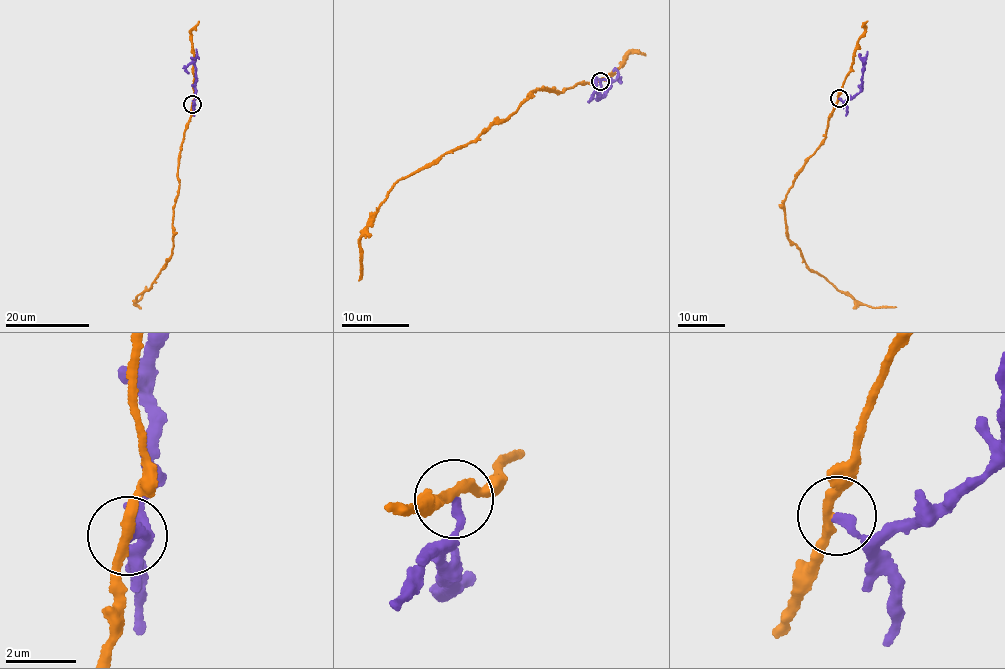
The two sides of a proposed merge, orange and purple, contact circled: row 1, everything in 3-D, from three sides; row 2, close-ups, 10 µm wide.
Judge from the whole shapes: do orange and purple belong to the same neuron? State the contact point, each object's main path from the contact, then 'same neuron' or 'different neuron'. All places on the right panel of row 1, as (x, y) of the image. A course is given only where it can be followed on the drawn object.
at (839, 98); orange runs (838, 97), (824, 141), (784, 202), (787, 237), (800, 249), (806, 267), (834, 288), (864, 304), (896, 306); purple runs (839, 98), (846, 101), (860, 91), (863, 73); different neuron

